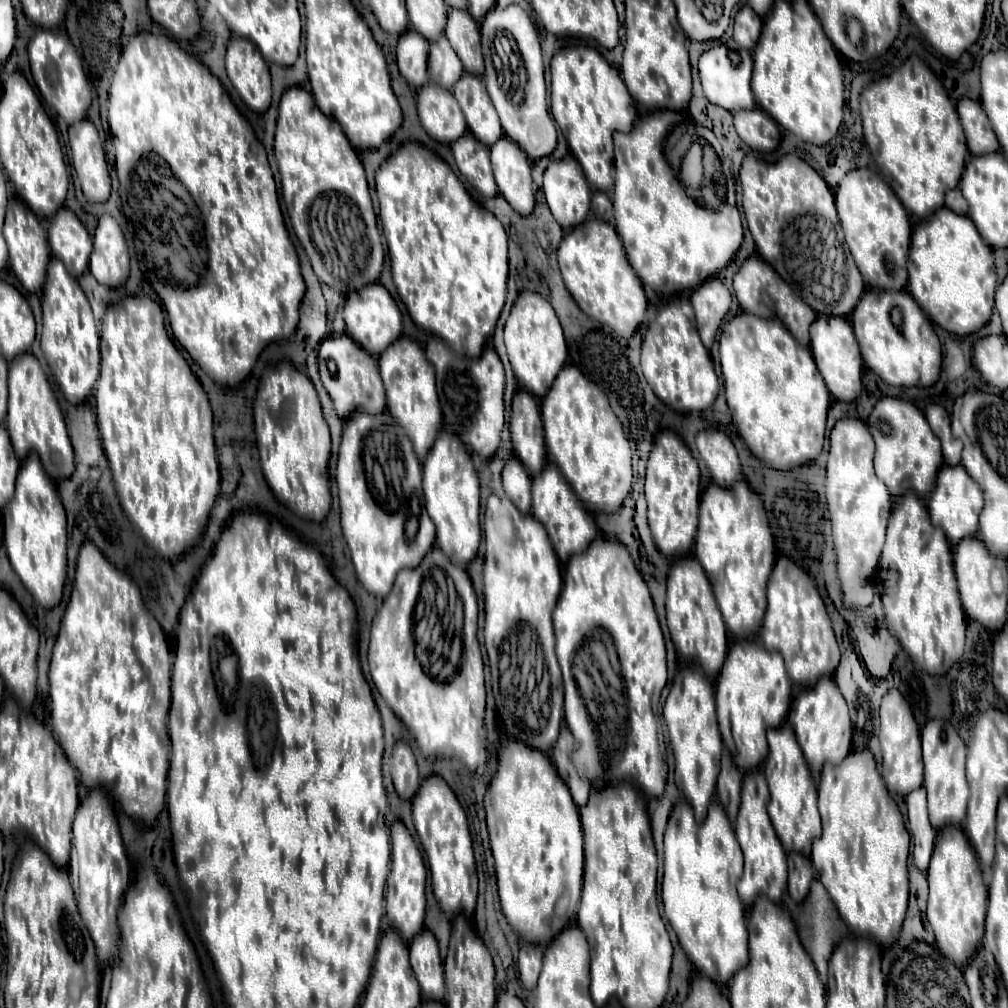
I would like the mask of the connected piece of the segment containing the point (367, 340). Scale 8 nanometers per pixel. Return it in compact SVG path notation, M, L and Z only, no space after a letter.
M380 283L368 285L360 291L352 291L348 295L344 307L344 321L346 321L346 335L352 337L370 355L380 355L392 341L396 341L396 337L400 337L402 331L400 309Z

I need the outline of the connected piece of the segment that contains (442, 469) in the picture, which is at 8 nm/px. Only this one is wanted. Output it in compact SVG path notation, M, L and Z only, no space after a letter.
M442 431L436 437L434 447L424 459L424 499L426 499L426 511L436 525L436 545L454 565L468 567L468 563L476 557L480 545L480 485L468 449L456 435L448 431Z

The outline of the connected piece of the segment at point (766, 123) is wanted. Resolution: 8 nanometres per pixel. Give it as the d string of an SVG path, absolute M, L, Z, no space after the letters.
M760 107L752 111L736 111L734 127L740 139L752 149L760 153L770 153L780 143L780 129Z

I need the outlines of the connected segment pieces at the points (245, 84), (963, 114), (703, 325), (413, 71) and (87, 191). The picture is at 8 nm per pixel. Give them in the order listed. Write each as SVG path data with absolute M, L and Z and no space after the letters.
M234 37L226 51L226 71L242 101L254 113L266 113L270 107L270 73L256 45Z
M966 97L960 99L958 115L960 115L960 123L964 127L966 143L972 155L996 153L1000 149L1000 143L996 141L996 135L992 133L992 127L988 125L988 117L978 101L972 101Z
M708 279L698 289L694 289L690 303L696 313L696 327L706 349L712 347L716 331L730 309L730 291L720 279Z
M416 31L402 33L396 47L396 63L400 75L406 79L410 87L420 89L420 85L428 81L426 61L428 61L428 41L424 41L424 37L420 37Z
M84 119L68 129L72 165L76 169L84 197L90 203L104 203L110 197L112 181L108 175L108 163L102 149L96 127Z

